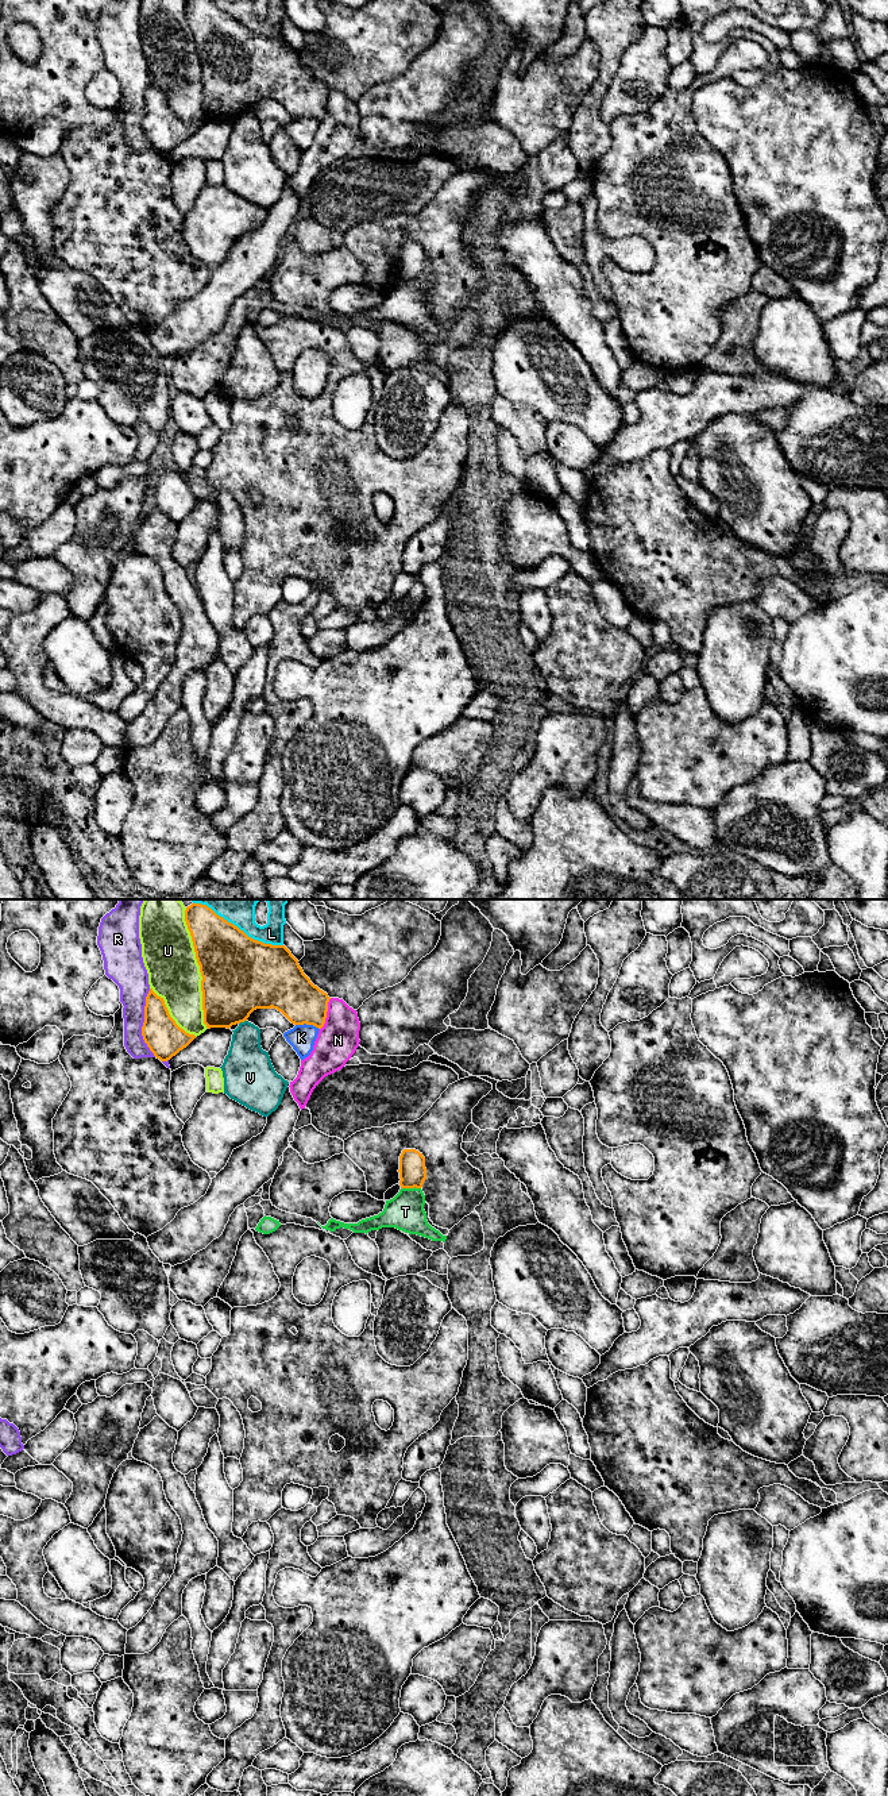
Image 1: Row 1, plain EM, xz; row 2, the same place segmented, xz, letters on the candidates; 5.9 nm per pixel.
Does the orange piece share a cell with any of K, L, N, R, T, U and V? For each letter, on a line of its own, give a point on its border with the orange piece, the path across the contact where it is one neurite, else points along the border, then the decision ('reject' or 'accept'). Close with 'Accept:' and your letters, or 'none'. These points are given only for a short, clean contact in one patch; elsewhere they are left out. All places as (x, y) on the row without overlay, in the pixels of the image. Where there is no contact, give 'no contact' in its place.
K: contact xz (308, 116); reject
L: contact xz (244, 26); reject
N: contact xz (325, 107); border xz (331, 91), (327, 99), (325, 115), (320, 122); reject
R: contact xz (143, 115); reject
T: contact xz (410, 280); border xz (420, 280), (401, 281); reject
U: contact xz (200, 61); reject
V: contact xz (242, 114); reject
Accept: none

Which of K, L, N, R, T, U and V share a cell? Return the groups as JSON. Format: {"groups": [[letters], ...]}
{"groups": [["K"], ["L"], ["N"], ["R"], ["T"], ["U"], ["V"]]}

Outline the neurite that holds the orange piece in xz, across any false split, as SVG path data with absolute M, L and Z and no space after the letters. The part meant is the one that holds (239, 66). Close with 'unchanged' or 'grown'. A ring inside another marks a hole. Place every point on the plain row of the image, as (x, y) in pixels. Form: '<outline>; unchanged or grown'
M186 0L185 14L192 28L196 51L202 69L204 116L211 120L227 120L247 113L256 101L277 101L294 117L313 117L321 122L325 116L329 89L314 78L304 66L298 53L285 38L271 38L248 30L233 16L217 8L211 0Z; unchanged

